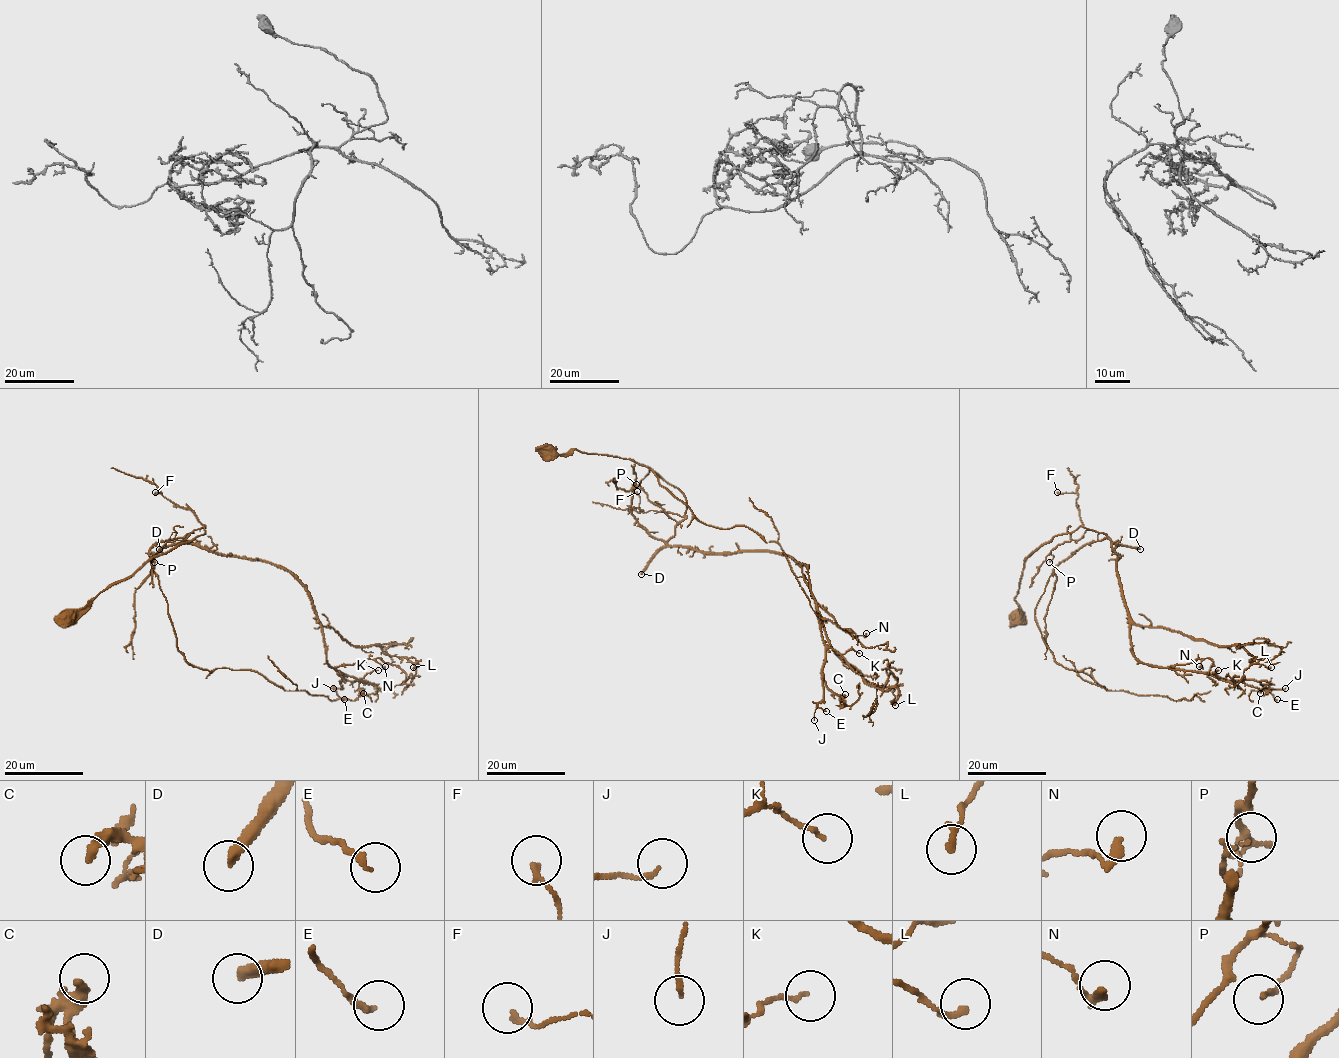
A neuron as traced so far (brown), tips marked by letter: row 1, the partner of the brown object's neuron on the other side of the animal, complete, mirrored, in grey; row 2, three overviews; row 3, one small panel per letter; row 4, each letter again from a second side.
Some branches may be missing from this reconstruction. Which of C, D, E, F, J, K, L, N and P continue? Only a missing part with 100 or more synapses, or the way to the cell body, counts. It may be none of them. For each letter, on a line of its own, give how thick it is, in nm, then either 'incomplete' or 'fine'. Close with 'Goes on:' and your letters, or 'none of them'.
C: 360 nm thick; fine
D: 360 nm thick; incomplete
E: 180 nm thick; fine
F: 170 nm thick; fine
J: 130 nm thick; fine
K: 110 nm thick; fine
L: 190 nm thick; fine
N: 240 nm thick; fine
P: 130 nm thick; fine
Goes on: D

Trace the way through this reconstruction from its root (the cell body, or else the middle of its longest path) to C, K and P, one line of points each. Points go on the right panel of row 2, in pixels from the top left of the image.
C: (1017, 618), (1024, 561), (1036, 549), (1081, 526), (1103, 532), (1118, 555), (1133, 654), (1269, 682), (1260, 693)
K: (1017, 618), (1024, 561), (1054, 536), (1084, 526), (1103, 532), (1118, 555), (1133, 654), (1219, 679), (1218, 670)
P: (1017, 618), (1024, 561), (1054, 536), (1087, 529), (1055, 547), (1049, 562)

